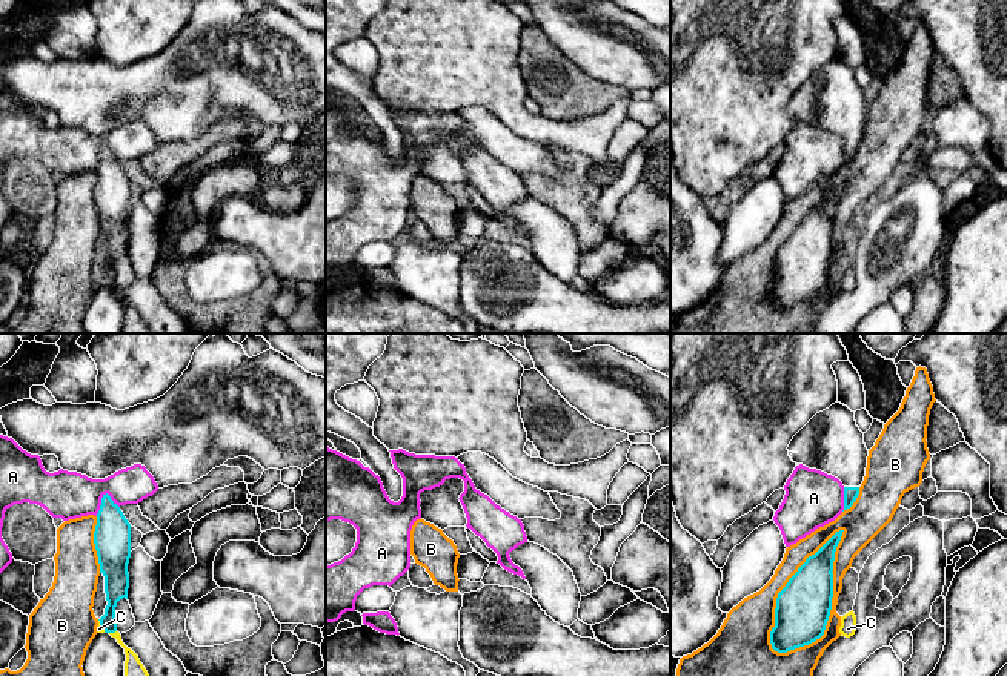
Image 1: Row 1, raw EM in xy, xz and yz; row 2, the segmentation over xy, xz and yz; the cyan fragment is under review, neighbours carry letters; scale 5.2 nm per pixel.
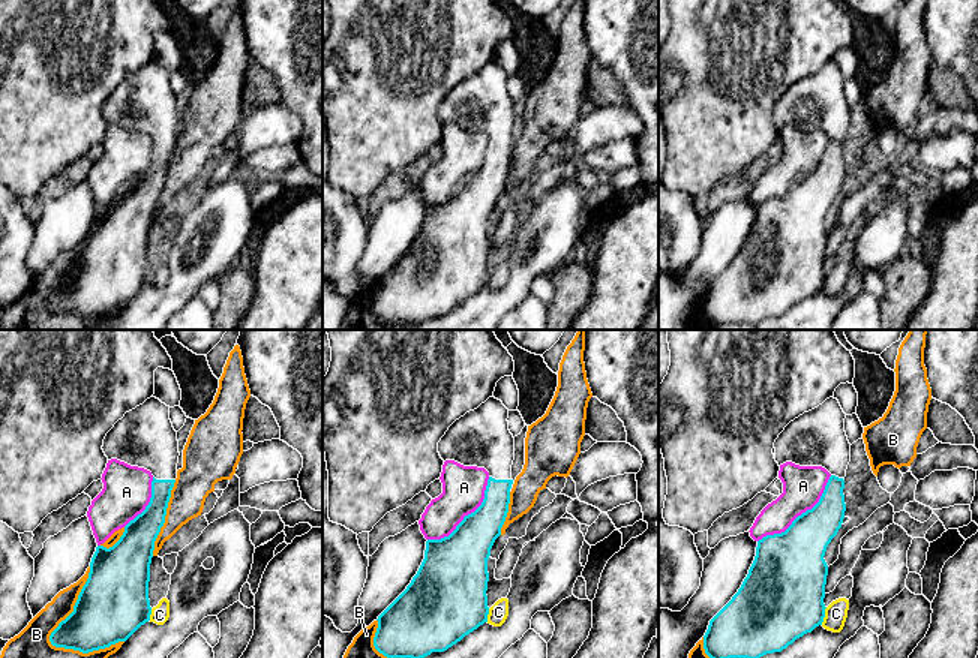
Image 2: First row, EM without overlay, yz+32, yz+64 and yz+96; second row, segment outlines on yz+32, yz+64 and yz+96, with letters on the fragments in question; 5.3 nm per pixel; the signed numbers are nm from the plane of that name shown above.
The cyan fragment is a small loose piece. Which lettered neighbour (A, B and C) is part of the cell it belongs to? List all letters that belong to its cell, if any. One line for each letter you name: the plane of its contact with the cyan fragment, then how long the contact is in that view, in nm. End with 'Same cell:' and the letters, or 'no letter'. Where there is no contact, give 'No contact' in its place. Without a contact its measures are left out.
Same cell: no letter

